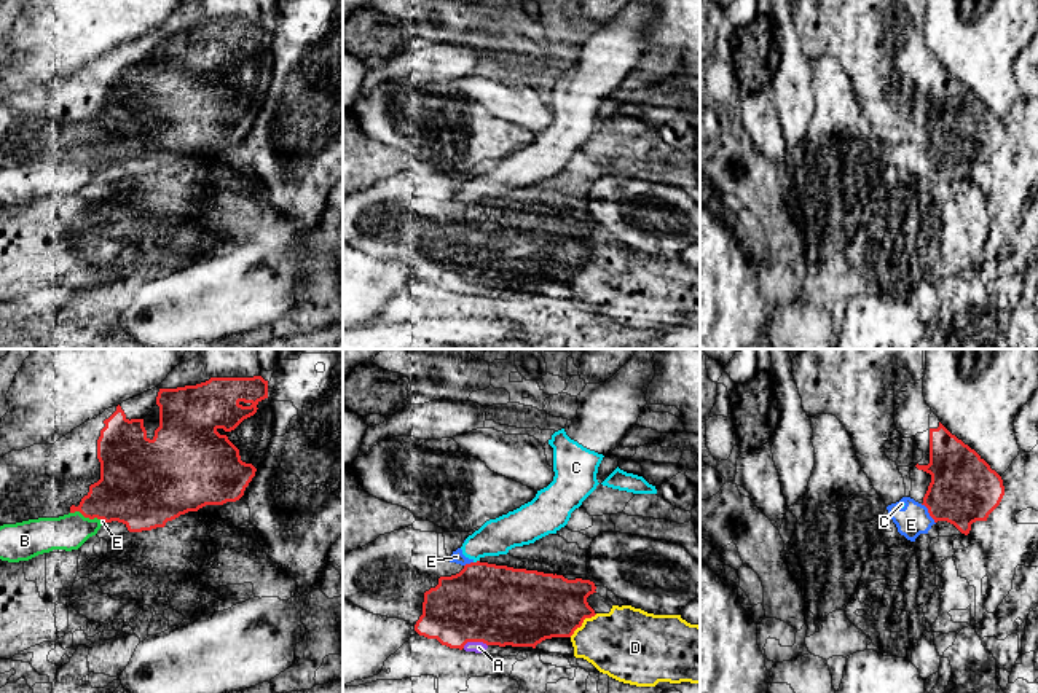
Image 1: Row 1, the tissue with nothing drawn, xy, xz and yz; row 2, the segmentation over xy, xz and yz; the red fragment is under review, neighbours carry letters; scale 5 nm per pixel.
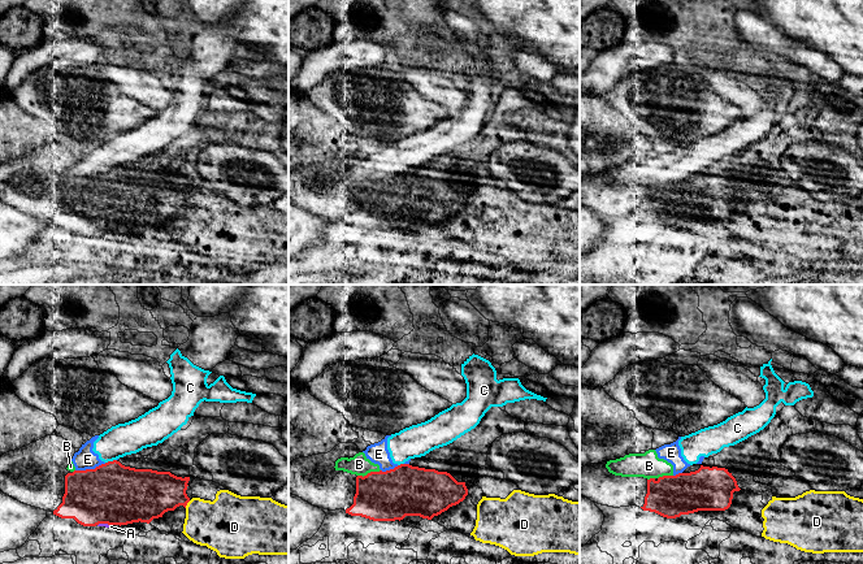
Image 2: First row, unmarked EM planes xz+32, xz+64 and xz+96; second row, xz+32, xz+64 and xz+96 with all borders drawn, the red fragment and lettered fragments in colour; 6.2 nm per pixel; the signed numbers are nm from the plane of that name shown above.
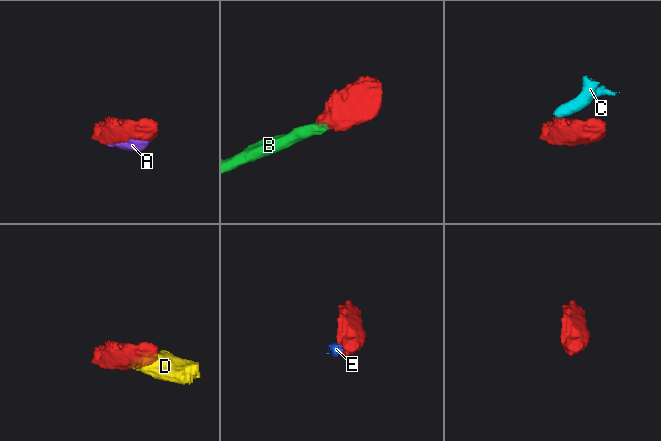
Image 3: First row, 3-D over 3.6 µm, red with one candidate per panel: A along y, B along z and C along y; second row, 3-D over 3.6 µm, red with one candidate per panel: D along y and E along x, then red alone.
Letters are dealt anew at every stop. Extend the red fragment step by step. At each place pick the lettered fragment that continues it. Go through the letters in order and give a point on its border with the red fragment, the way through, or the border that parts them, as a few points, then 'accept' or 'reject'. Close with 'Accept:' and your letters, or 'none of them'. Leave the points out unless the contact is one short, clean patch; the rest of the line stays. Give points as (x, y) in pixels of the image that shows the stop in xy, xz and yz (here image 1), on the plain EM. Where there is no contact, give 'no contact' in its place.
A: meets red in xz at (474, 284); accept
B: meets red in xy at (85, 160); border along xy (70, 155), (80, 155), (85, 160), (99, 163); reject
C: meets red in xz at (477, 204); border along xz (479, 203), (474, 206); reject
D: meets red in xz at (582, 265); border along xz (597, 257), (585, 262), (570, 279); reject
E: meets red in yz at (928, 155); border along yz (920, 147), (935, 166); reject
Accept: A

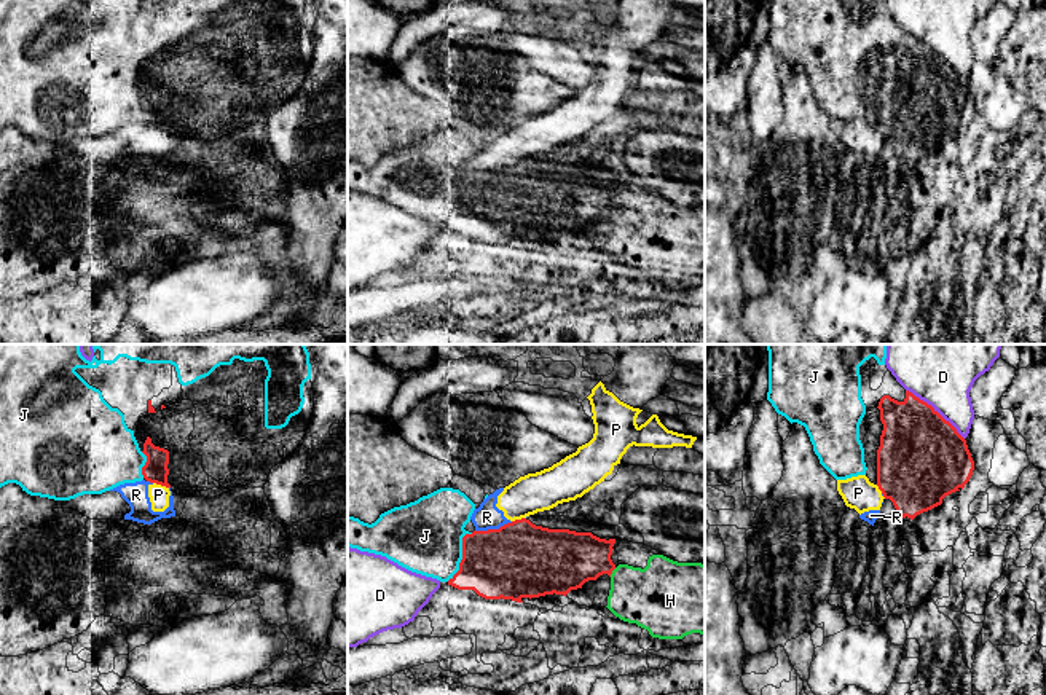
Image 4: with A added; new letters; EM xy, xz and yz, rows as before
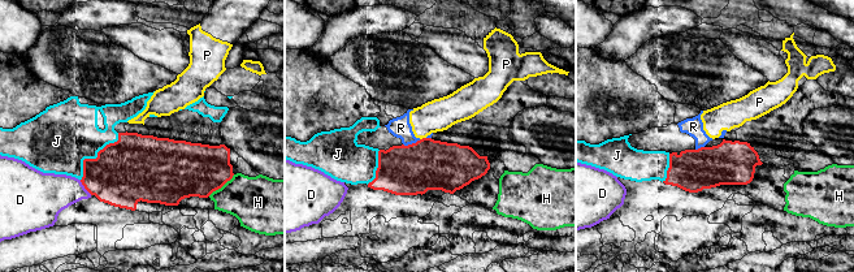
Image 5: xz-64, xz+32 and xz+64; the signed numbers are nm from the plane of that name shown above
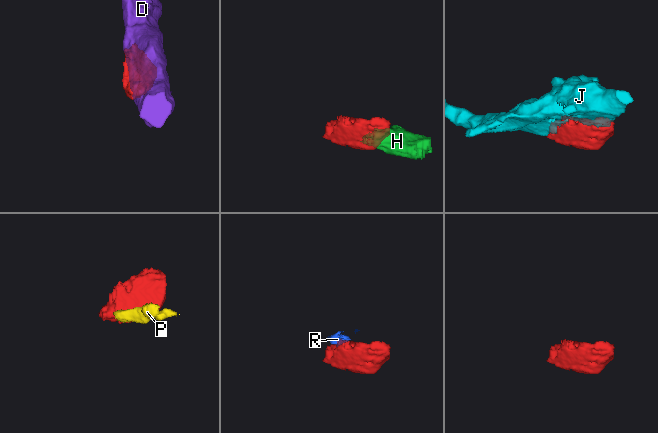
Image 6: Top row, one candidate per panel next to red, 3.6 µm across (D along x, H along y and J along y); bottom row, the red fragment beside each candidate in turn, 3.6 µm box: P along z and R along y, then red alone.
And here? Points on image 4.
D: meets red in yz at (936, 54); reject
H: meets red in xz at (611, 215); border along xz (616, 211), (609, 219); reject
J: meets red in xz at (463, 198); accept
P: meets red in xy at (161, 128); border along xy (153, 125), (168, 131); reject
R: meets red in xz at (493, 172); border along xz (512, 164), (498, 171), (475, 174); reject
Accept: J

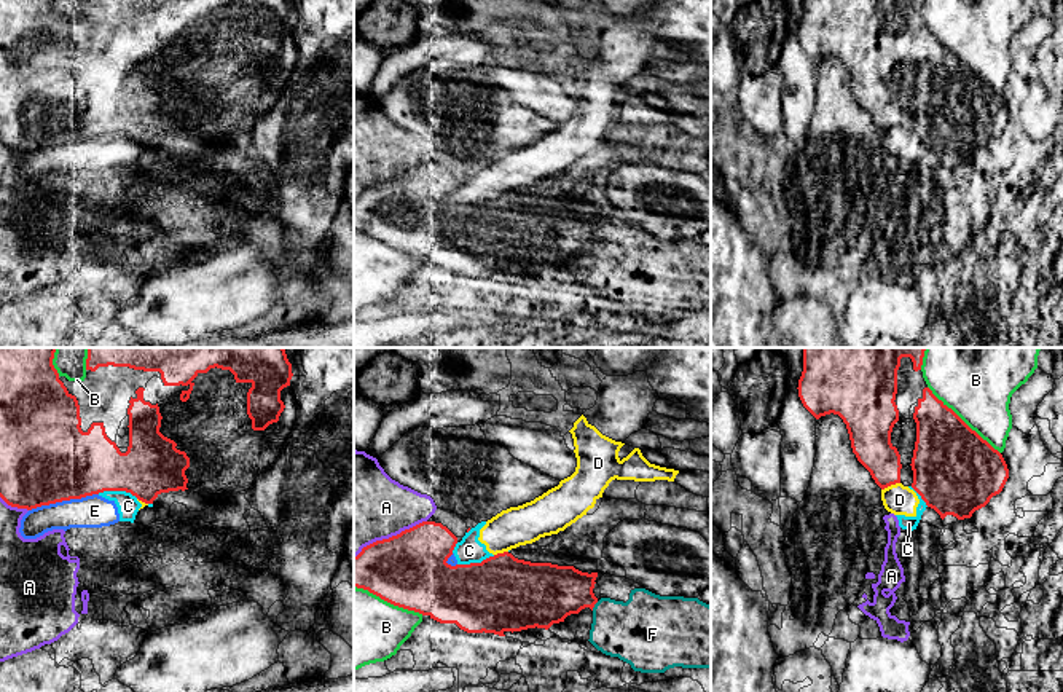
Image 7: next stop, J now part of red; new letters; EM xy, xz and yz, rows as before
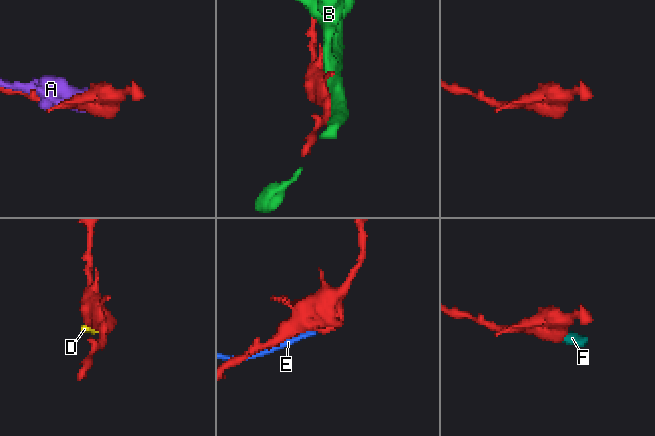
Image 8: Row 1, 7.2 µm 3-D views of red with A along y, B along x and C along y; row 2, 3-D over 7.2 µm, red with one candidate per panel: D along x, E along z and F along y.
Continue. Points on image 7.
A: meets red in xz at (389, 180); reject
B: meets red in yz at (961, 62); reject
C: meets red in xy at (118, 133); border along xy (98, 136), (129, 134), (137, 141); reject
D: meets red in yz at (890, 128); reject
E: meets red in xy at (62, 142); reject
F: meets red in xz at (593, 249); border along xz (598, 244), (592, 252); reject
Accept: none of them

